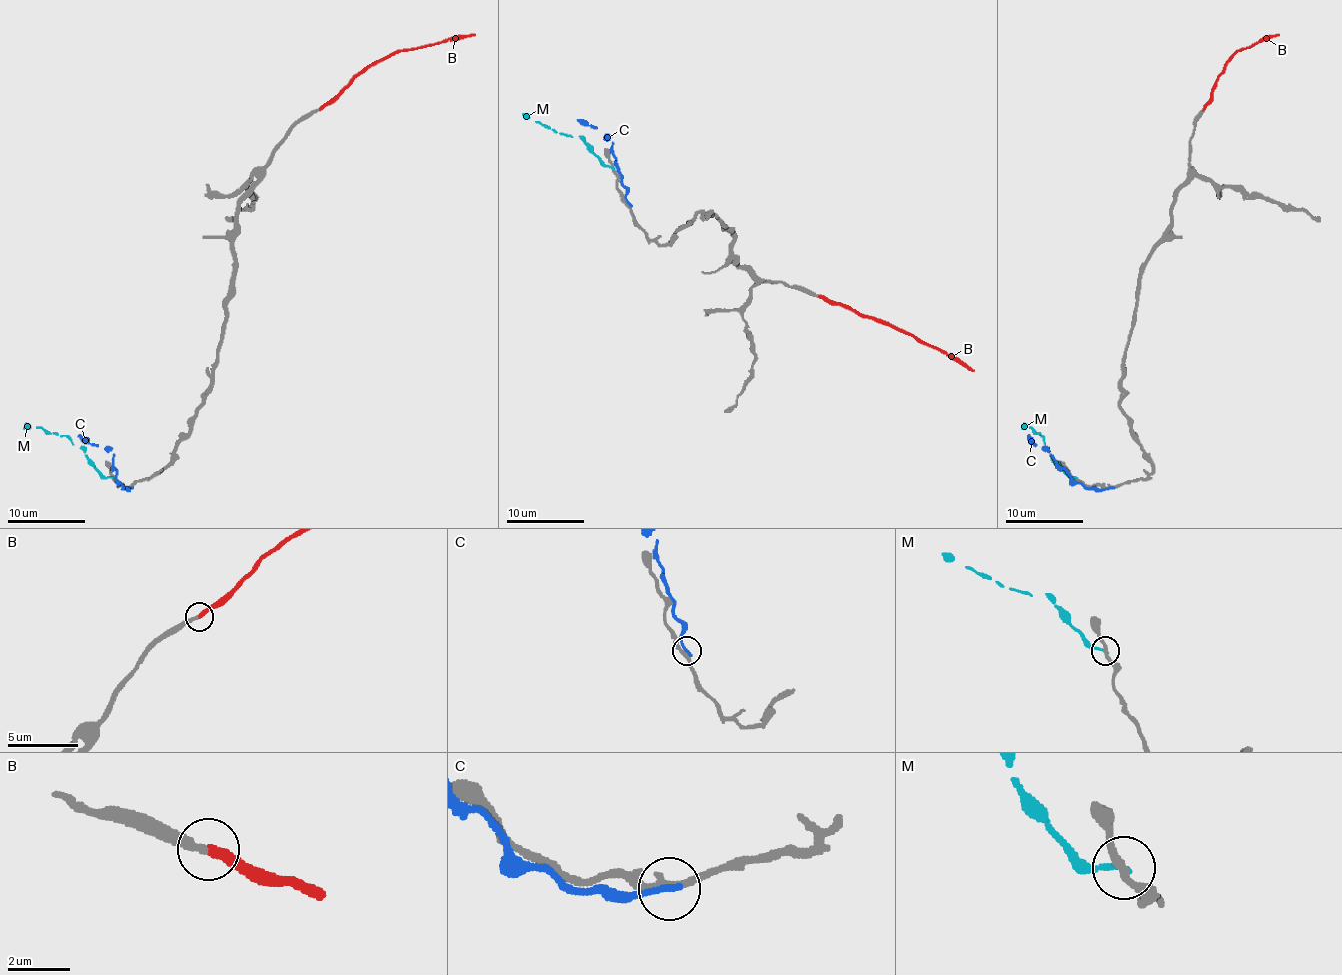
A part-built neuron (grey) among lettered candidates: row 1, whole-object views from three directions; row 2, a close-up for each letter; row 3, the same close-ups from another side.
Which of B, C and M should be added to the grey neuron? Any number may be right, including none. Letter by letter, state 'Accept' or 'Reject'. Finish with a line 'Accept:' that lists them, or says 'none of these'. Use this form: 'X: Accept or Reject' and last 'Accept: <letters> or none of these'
B: Accept
C: Reject
M: Reject
Accept: B

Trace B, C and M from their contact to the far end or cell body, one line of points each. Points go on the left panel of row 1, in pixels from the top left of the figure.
B: (319, 109), (329, 105), (368, 68), (395, 52), (475, 35)
C: (130, 488), (122, 488), (113, 465), (113, 453), (78, 436)
M: (113, 477), (105, 477), (66, 436), (48, 434), (37, 426), (23, 428)

